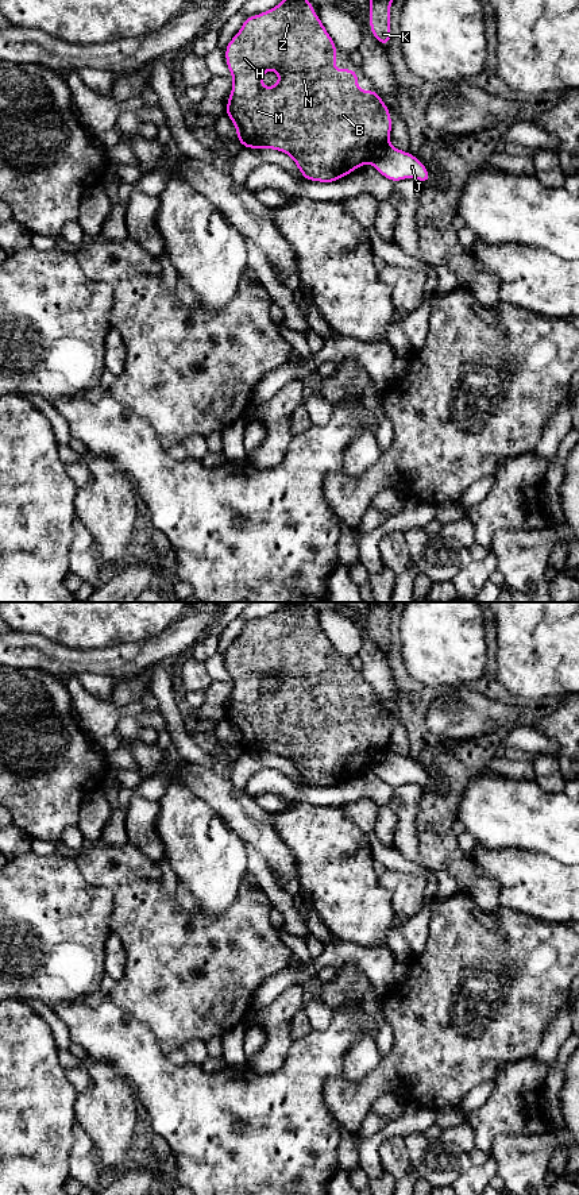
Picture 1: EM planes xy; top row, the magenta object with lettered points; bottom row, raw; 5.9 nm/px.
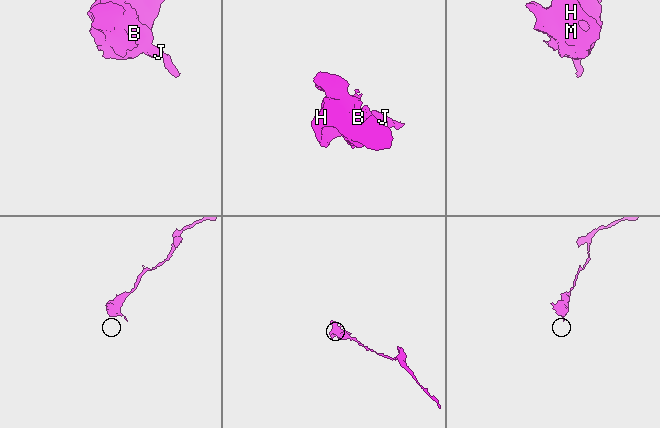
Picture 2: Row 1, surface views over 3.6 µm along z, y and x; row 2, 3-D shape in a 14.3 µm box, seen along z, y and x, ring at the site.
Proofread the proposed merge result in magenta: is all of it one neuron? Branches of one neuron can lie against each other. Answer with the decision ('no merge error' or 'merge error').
merge error

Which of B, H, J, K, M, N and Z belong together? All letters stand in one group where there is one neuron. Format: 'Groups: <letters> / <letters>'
Groups: B H K M N Z / J

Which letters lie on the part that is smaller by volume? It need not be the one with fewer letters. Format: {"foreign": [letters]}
{"foreign": ["J"]}

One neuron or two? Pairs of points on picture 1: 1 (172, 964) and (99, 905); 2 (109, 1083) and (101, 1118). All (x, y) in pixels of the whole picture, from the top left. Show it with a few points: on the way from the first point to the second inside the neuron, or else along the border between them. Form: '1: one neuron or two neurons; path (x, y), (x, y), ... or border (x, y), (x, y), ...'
1: two neurons; border (99, 885), (112, 894), (109, 922), (112, 932)
2: one neuron; path (109, 1091), (108, 1110)

